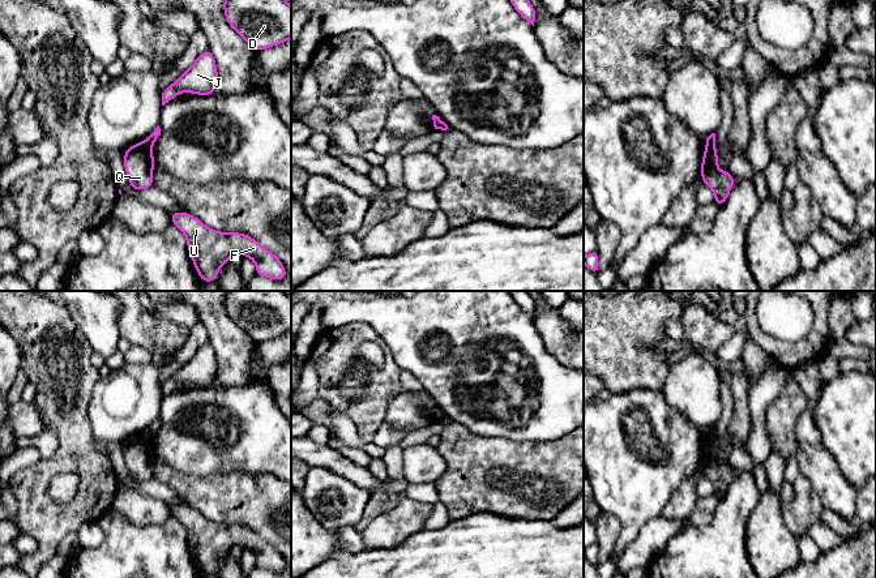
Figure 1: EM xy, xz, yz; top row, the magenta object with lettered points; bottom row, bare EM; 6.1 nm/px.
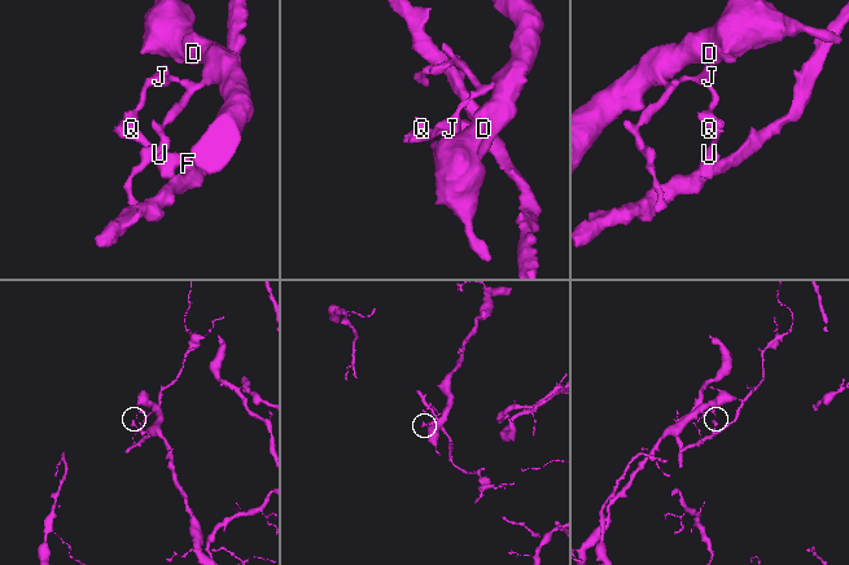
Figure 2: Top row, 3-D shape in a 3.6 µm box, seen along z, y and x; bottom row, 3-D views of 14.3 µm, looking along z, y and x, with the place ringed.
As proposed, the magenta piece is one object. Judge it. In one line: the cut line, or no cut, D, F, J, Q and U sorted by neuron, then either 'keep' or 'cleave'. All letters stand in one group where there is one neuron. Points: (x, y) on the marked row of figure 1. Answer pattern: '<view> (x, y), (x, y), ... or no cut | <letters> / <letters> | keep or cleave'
xy (146, 140), (152, 144) | D J / F Q U | cleave

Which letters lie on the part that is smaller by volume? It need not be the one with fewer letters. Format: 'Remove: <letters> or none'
Remove: F, Q, U

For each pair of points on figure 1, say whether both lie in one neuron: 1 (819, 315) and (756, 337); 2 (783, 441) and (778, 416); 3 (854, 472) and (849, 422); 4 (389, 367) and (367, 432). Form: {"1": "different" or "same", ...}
{"1": "same", "2": "same", "3": "same", "4": "same"}

